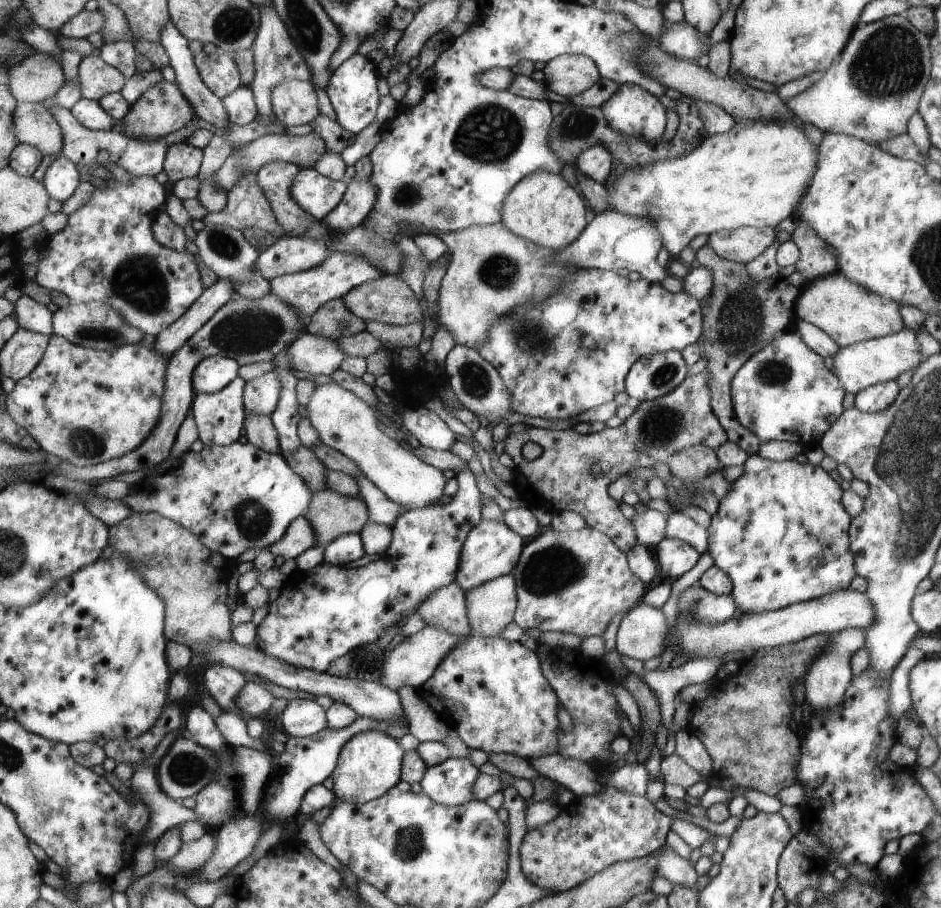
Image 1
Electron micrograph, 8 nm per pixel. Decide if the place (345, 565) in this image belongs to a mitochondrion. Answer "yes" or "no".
no

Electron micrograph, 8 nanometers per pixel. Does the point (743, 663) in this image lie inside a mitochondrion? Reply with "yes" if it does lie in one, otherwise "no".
no

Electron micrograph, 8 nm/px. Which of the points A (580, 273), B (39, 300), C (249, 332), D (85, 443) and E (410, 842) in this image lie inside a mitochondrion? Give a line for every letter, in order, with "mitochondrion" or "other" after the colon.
A: other
B: other
C: mitochondrion
D: mitochondrion
E: mitochondrion

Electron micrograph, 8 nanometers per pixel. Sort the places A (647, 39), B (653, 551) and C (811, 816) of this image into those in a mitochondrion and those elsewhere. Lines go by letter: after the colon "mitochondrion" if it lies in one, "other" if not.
A: other
B: other
C: other

